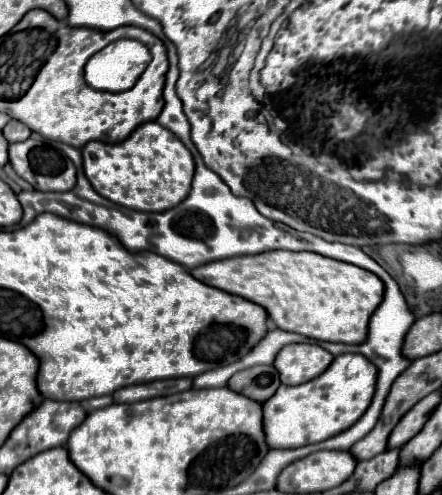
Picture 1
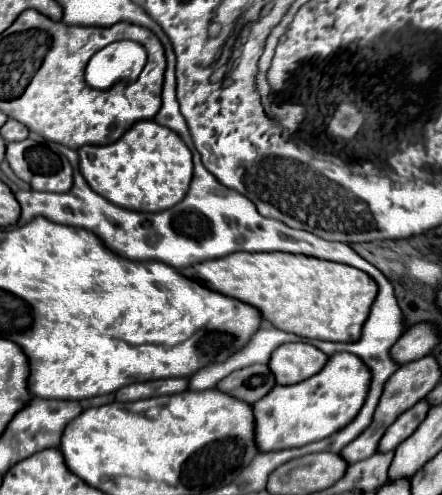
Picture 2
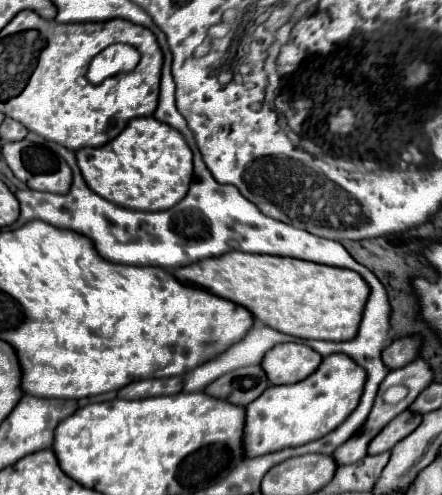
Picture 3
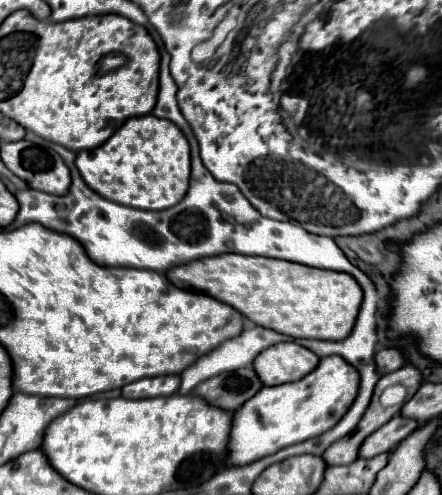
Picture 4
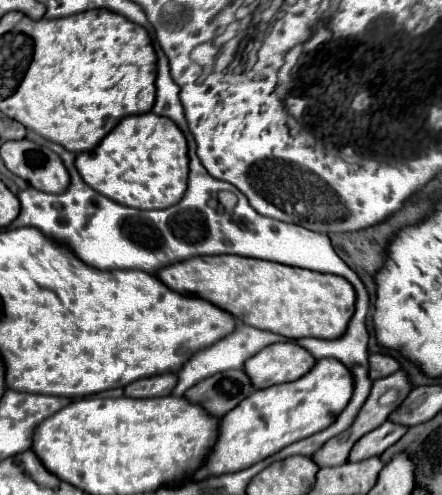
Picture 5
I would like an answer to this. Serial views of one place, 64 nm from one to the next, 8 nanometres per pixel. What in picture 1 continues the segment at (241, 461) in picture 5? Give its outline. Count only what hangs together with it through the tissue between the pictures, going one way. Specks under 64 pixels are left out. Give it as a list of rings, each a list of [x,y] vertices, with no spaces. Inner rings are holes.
[[[340,354],[332,360],[326,372],[314,380],[298,386],[280,386],[276,396],[262,404],[268,448],[316,444],[320,440],[328,440],[328,436],[344,432],[344,428],[350,428],[366,412],[374,388],[376,368],[360,354]]]

